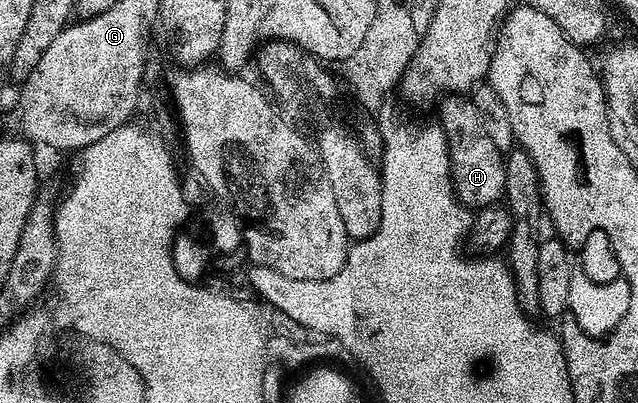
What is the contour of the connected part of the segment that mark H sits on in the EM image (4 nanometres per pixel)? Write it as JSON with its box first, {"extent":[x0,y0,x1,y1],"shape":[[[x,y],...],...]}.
{"extent":[439,93,505,209],"shape":[[[449,93],[440,100],[439,126],[449,146],[449,172],[457,198],[470,209],[484,209],[498,202],[505,193],[505,161],[503,152],[491,141],[483,126],[483,117],[475,109],[472,98],[461,93]]]}

